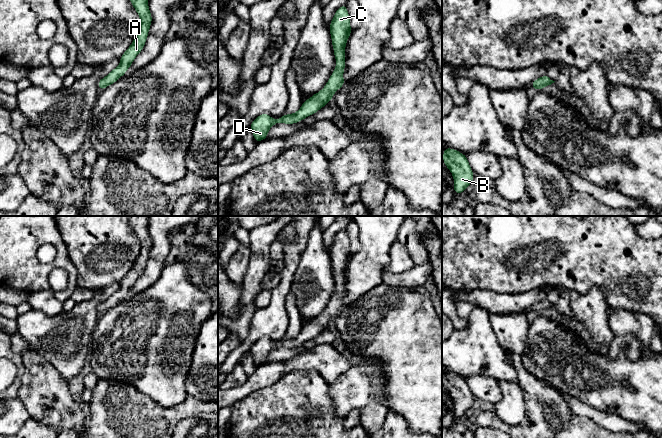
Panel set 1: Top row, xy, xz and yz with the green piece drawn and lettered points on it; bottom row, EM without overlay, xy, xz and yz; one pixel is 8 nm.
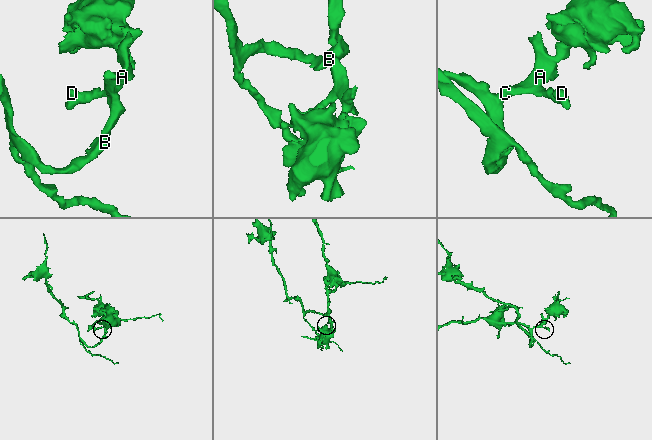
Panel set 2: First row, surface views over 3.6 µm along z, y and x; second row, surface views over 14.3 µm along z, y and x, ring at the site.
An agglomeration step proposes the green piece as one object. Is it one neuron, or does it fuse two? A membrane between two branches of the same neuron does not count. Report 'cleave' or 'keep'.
keep

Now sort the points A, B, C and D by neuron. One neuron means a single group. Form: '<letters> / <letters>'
A B C D

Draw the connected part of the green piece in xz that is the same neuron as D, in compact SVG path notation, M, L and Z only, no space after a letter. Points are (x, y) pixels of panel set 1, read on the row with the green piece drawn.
M346 4L337 9L329 24L336 67L325 87L309 99L304 100L301 108L296 113L285 114L277 120L271 118L267 113L257 116L250 124L254 139L257 143L267 138L269 129L273 125L277 123L295 124L315 114L322 107L327 105L328 102L332 101L333 94L346 82L343 79L343 72L345 69L345 46L352 32L350 27L350 16Z

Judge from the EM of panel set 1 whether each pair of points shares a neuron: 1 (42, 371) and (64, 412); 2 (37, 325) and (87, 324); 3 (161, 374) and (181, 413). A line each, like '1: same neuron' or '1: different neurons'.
1: same neuron
2: same neuron
3: different neurons

